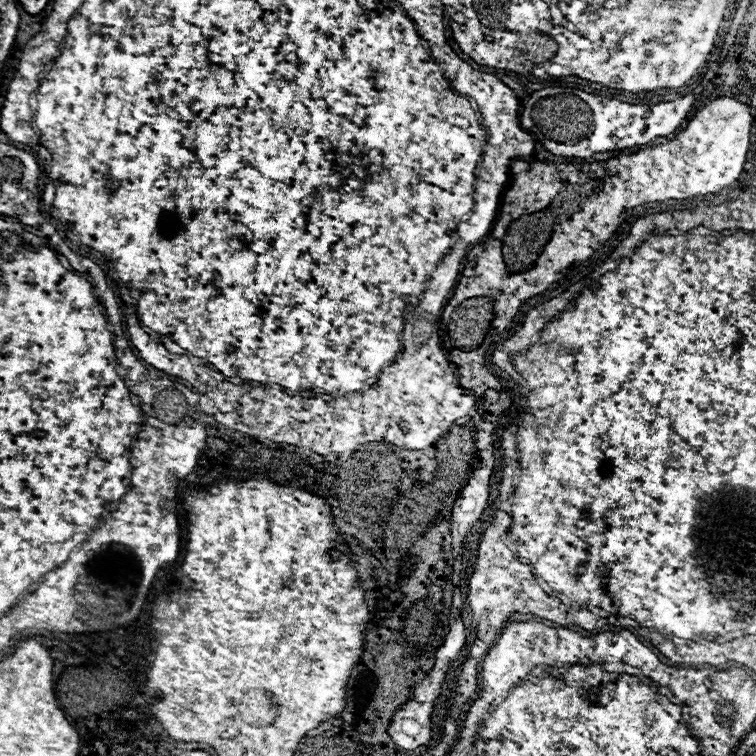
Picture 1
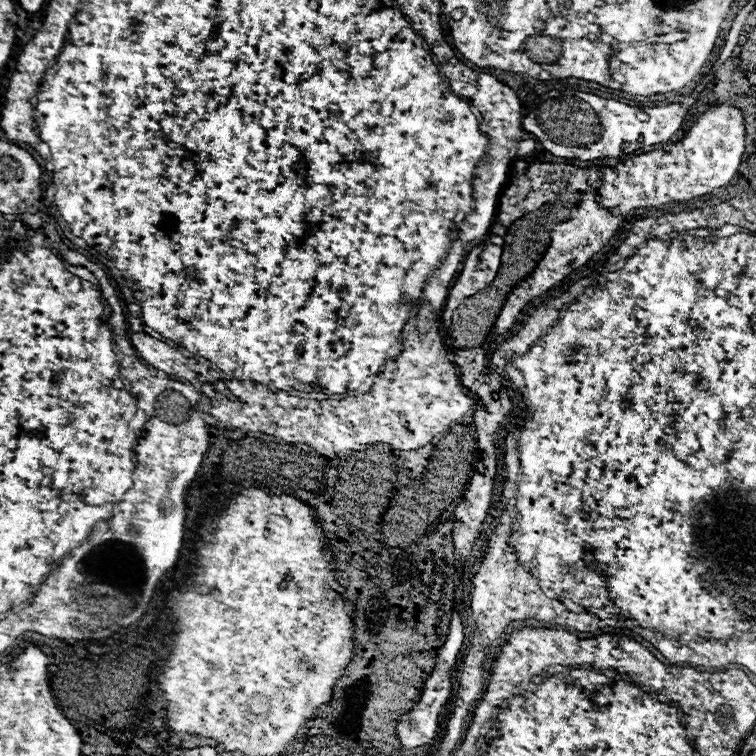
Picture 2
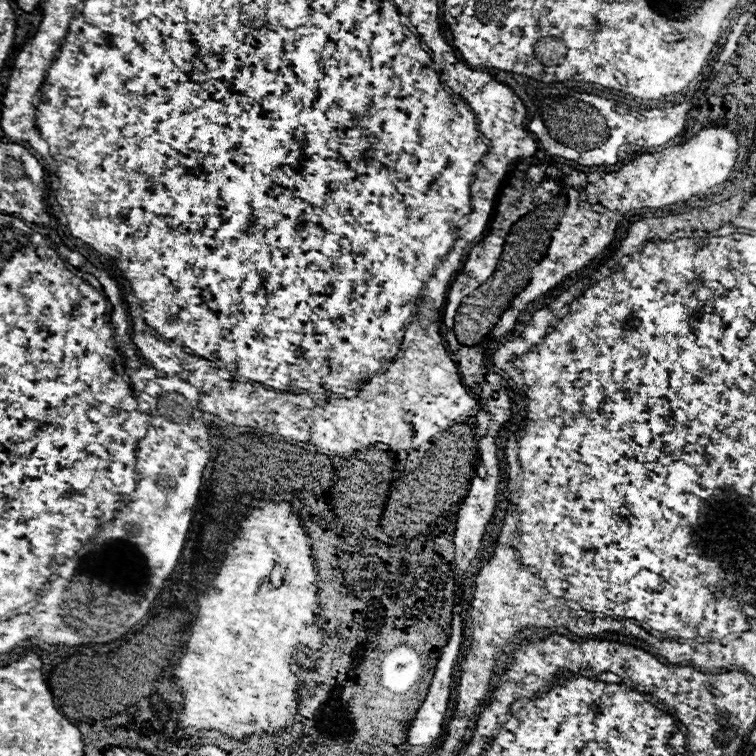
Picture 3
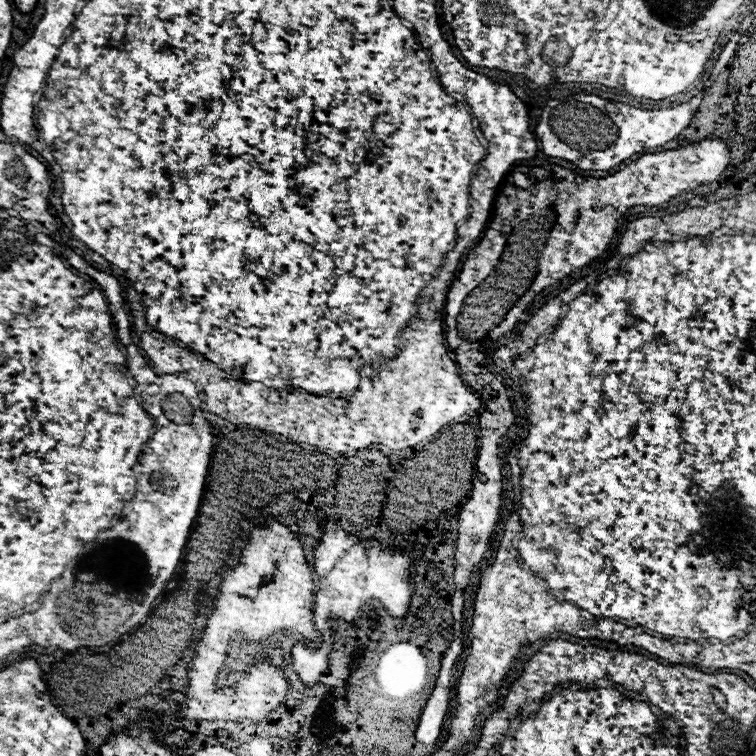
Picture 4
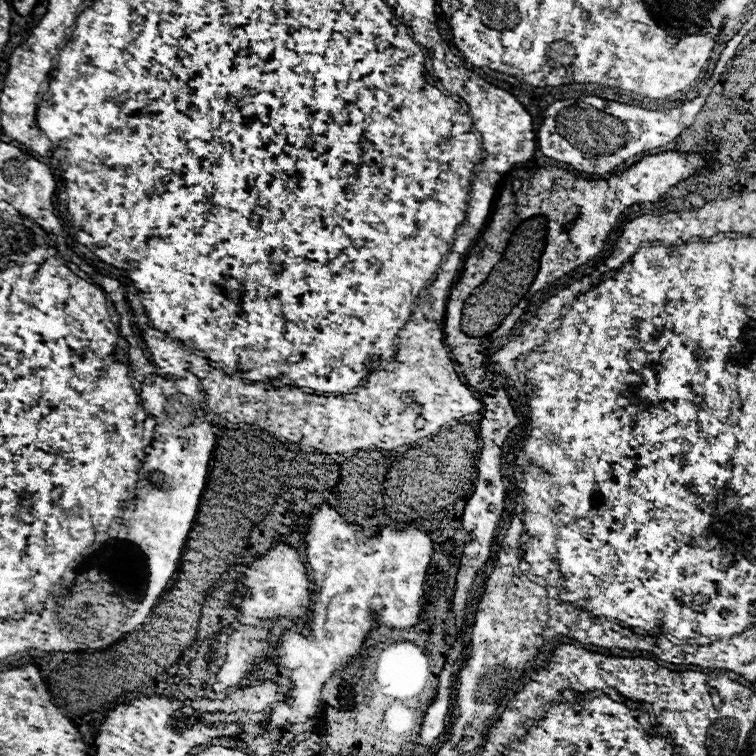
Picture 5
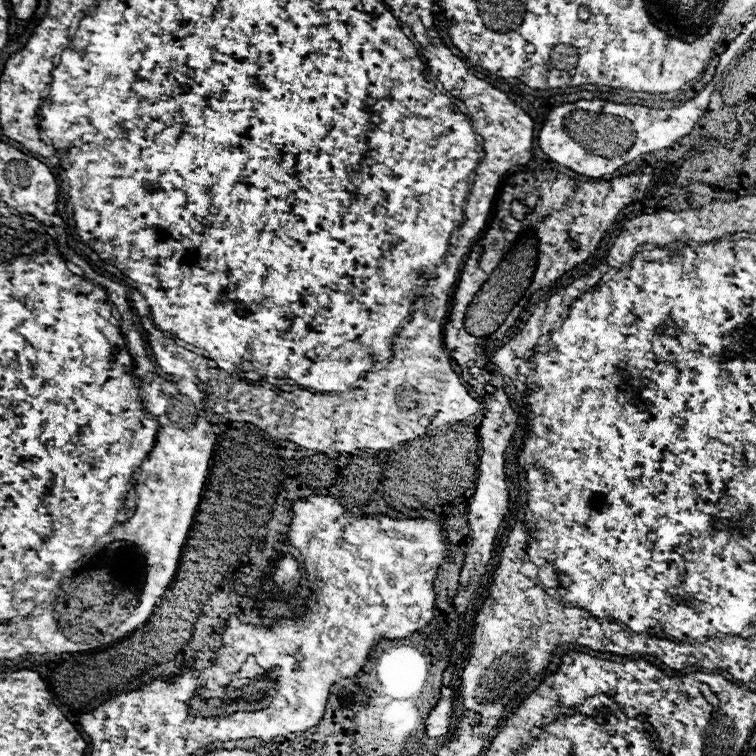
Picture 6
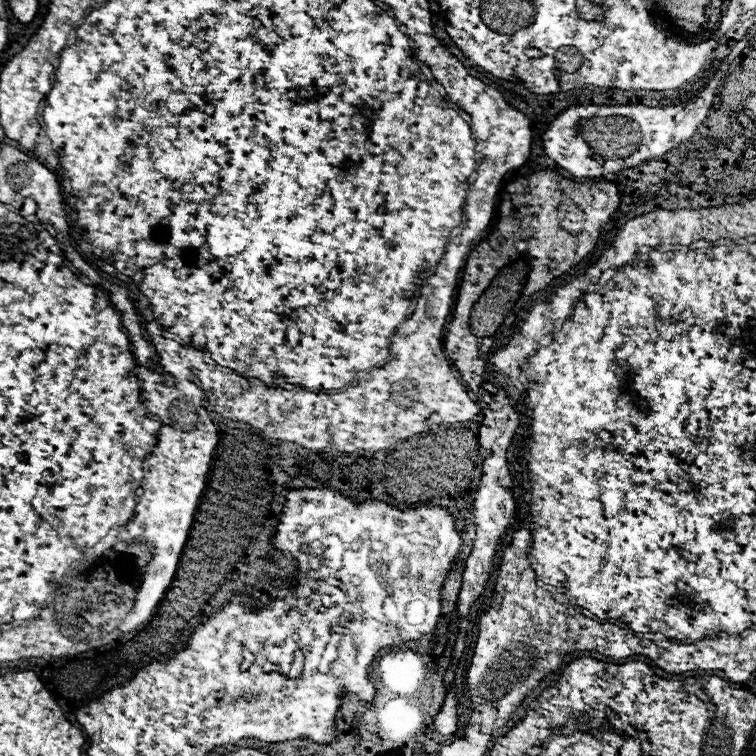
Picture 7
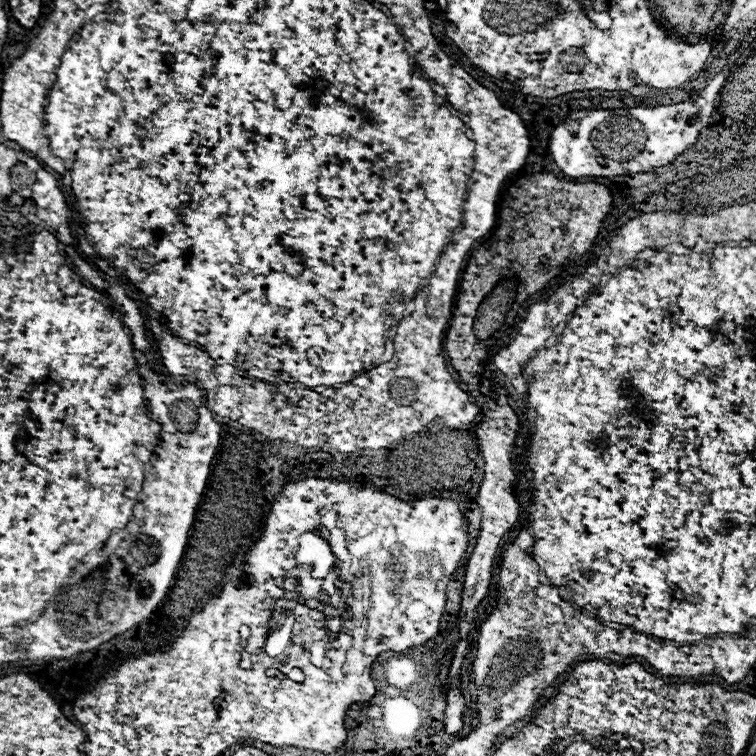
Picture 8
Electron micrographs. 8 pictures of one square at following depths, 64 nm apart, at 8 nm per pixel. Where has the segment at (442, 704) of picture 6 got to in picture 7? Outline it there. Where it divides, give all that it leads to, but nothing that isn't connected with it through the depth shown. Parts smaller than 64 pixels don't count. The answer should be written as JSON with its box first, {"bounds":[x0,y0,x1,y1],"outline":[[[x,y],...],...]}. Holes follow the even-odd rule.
{"bounds":[434,692,458,734],"outline":[[[454,692],[446,694],[444,706],[438,718],[434,718],[434,730],[438,734],[454,734],[458,730],[458,700]]]}

